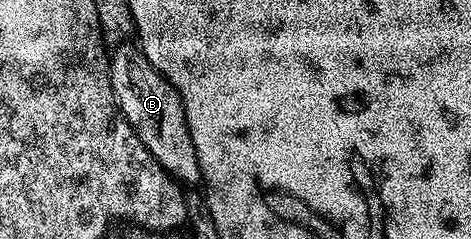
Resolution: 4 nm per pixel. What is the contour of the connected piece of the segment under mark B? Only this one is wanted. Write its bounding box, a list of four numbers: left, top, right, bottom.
[110,45,203,184]

